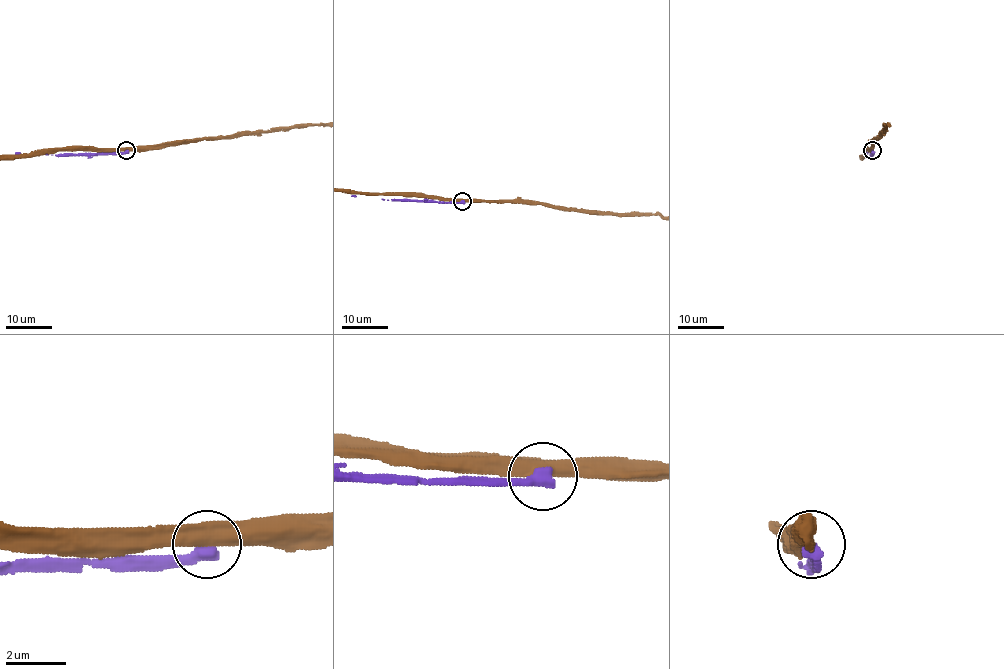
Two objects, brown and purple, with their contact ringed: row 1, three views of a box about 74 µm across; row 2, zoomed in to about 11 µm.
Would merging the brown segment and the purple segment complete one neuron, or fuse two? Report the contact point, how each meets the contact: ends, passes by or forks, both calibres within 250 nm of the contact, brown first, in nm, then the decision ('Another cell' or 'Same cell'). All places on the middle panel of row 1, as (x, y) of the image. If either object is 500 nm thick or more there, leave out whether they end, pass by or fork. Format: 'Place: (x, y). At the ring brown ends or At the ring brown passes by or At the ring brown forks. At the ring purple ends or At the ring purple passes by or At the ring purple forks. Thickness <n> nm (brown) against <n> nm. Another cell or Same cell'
Place: (462, 201). At the ring brown passes by. At the ring purple ends. Thickness 480 nm (brown) against 480 nm. Another cell

